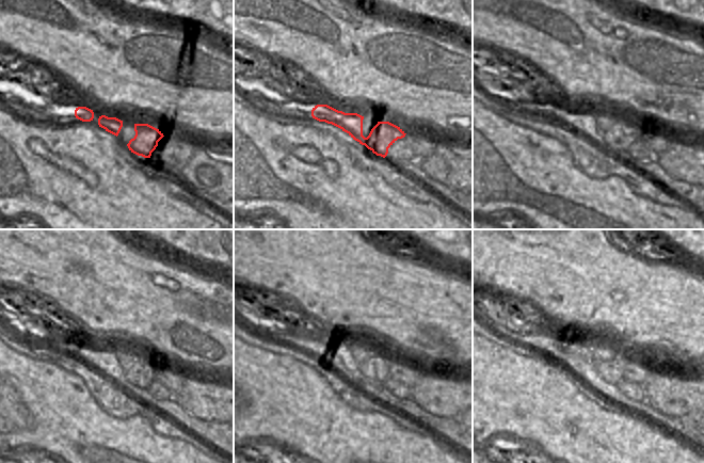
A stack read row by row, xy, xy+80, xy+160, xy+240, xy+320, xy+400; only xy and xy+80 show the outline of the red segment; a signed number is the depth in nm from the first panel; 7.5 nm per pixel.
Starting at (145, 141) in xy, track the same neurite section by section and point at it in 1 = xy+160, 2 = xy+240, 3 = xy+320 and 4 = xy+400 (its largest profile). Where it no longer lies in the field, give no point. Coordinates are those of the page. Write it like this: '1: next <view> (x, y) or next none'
1: next xy+160 (623, 133)
2: next xy+240 (104, 361)
3: next xy+320 (338, 356)
4: next xy+400 (575, 355)

